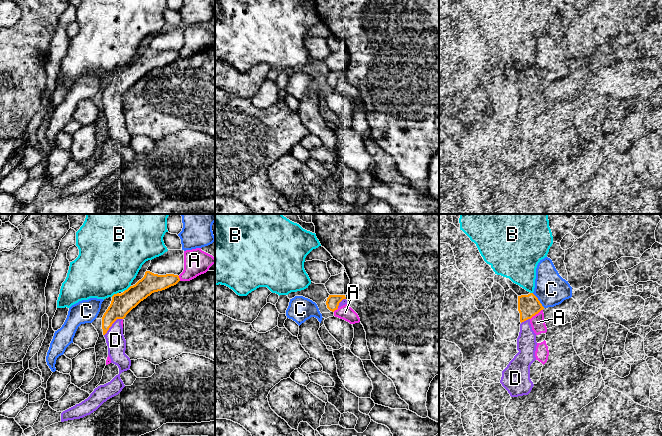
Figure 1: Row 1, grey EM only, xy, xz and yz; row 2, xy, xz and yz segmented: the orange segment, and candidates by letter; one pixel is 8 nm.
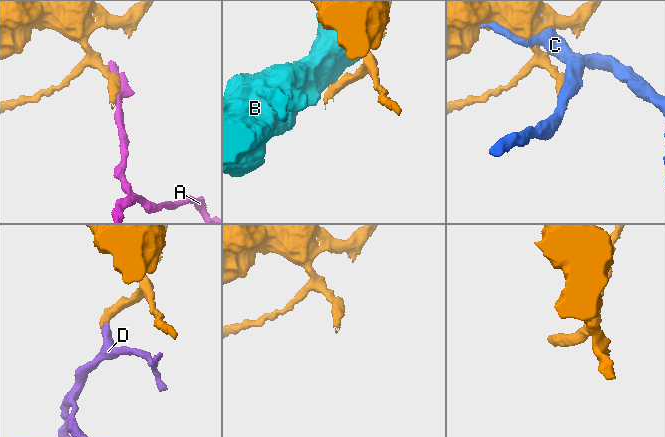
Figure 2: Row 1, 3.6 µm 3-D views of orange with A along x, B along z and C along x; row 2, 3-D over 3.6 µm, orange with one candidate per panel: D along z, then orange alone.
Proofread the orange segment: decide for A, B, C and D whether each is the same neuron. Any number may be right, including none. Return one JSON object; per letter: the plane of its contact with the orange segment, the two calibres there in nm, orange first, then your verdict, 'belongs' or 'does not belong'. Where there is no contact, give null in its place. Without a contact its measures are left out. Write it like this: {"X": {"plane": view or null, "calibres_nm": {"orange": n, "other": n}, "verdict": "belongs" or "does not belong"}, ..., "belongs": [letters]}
{"A": {"plane": "yz", "calibres_nm": {"orange": 180, "other": 120}, "verdict": "does not belong"}, "B": {"plane": "xy", "calibres_nm": {"orange": 170, "other": 480}, "verdict": "does not belong"}, "C": {"plane": "yz", "calibres_nm": {"orange": 180, "other": 260}, "verdict": "does not belong"}, "D": {"plane": "xy", "calibres_nm": {"orange": 170, "other": 150}, "verdict": "belongs"}, "belongs": ["D"]}

